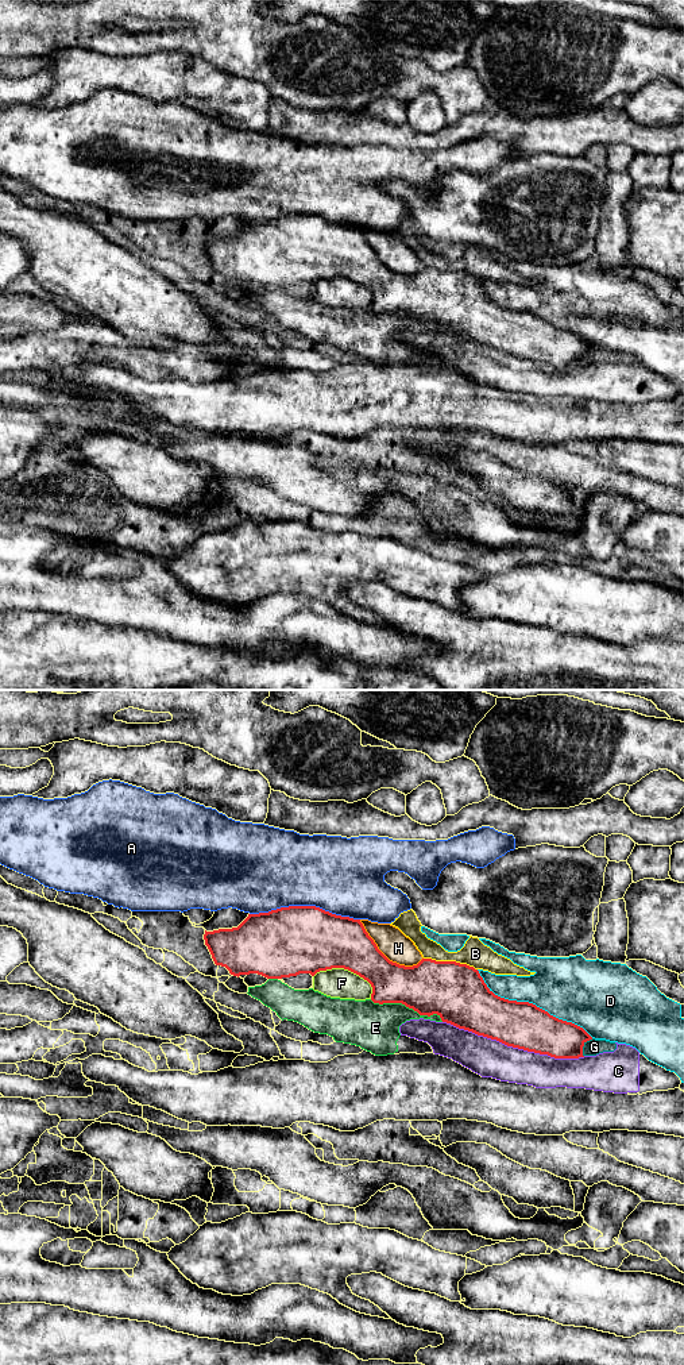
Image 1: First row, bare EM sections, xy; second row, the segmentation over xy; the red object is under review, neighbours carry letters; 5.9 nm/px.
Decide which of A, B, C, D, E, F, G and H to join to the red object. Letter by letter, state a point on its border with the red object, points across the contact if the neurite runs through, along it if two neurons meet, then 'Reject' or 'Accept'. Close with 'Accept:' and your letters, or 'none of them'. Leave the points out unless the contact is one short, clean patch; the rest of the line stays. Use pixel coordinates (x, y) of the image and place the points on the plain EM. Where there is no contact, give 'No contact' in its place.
A: Touches red at xy (305, 215). Reject
B: Touches red at xy (451, 270). Reject
C: Touches red at xy (514, 355). Reject
D: Touches red at xy (532, 312). Reject
E: Touches red at xy (406, 315). Reject
F: Touches red at xy (348, 278). Reject
G: Touches red at xy (583, 354). Boundary: xy (592, 347), (584, 353), (583, 365). Reject
H: Touches red at xy (385, 265). Reject
Accept: none of them

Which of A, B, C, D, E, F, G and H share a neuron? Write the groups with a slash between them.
A / B / C G / D / E / F / H

